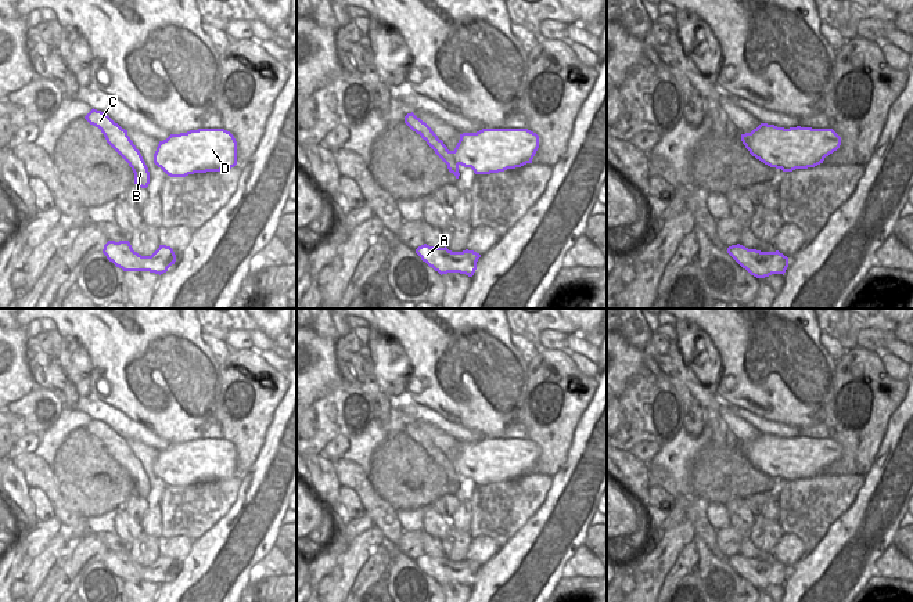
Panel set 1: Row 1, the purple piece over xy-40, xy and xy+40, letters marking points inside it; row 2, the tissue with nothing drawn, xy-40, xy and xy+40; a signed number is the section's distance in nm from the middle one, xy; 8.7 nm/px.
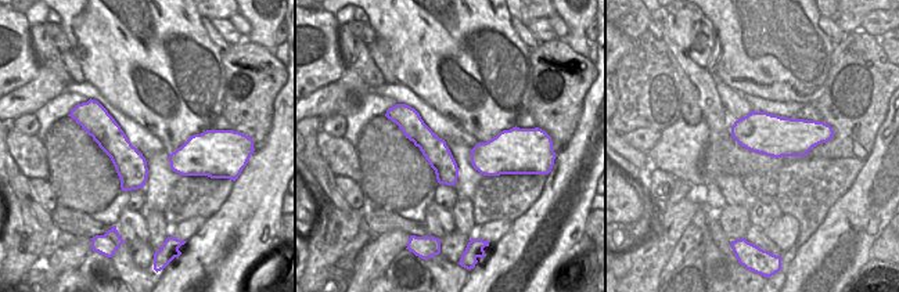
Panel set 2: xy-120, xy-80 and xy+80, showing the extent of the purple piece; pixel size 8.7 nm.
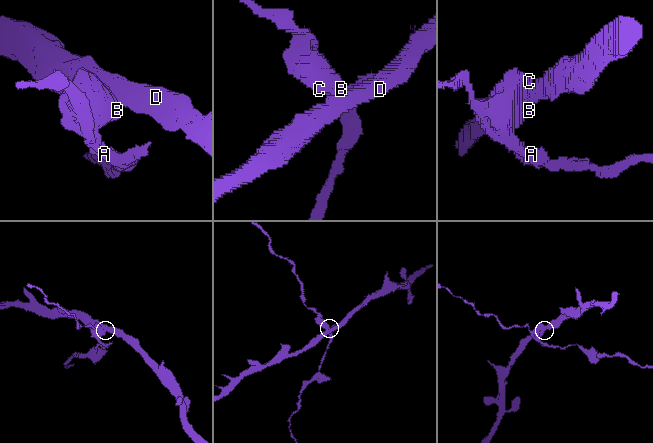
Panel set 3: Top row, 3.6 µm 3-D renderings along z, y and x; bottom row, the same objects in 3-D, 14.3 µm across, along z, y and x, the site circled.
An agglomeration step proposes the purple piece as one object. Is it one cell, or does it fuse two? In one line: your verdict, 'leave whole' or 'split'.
split

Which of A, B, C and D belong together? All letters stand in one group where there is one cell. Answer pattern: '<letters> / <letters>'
A B C / D

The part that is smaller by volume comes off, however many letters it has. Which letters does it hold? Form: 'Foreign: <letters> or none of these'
Foreign: A, B, C

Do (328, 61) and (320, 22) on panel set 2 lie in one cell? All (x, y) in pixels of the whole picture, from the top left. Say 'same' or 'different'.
same

